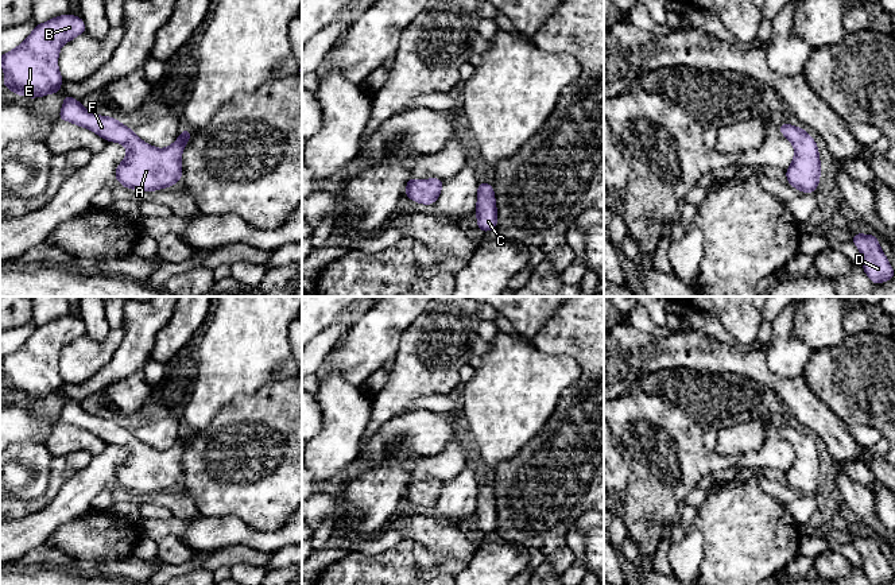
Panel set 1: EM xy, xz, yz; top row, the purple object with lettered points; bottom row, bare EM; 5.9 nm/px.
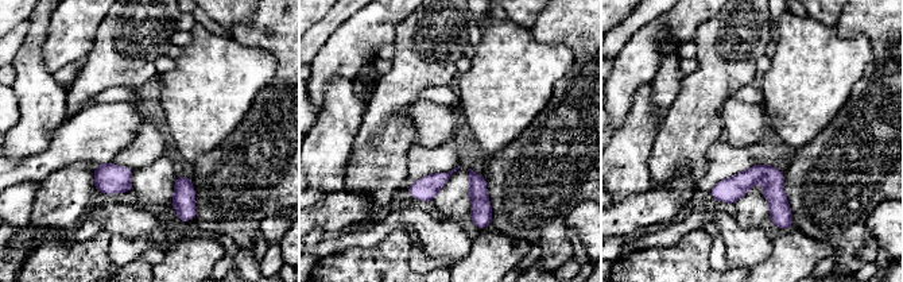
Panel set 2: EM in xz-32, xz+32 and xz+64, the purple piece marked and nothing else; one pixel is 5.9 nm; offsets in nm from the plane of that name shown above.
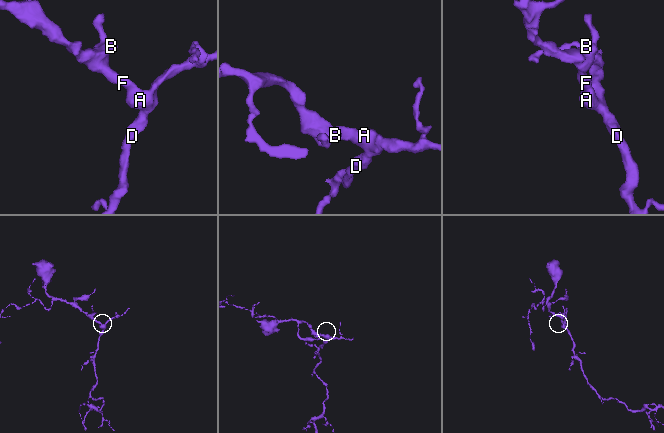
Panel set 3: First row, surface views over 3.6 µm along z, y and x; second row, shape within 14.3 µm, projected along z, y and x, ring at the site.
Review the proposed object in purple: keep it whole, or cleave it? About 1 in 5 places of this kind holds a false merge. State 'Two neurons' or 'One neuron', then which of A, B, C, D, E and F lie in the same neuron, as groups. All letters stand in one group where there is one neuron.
One neuron. Groups: A B C D E F

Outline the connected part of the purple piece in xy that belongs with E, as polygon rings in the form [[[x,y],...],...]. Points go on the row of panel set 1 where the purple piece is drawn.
[[[70,13],[36,24],[18,47],[0,57],[3,86],[28,98],[59,93],[63,82],[58,67],[61,47],[85,32],[82,18]]]

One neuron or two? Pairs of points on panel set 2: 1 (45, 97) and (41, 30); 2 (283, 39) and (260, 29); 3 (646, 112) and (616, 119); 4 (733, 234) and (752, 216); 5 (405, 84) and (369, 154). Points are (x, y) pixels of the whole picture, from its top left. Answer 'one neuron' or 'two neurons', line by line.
1: one neuron
2: one neuron
3: two neurons
4: two neurons
5: one neuron

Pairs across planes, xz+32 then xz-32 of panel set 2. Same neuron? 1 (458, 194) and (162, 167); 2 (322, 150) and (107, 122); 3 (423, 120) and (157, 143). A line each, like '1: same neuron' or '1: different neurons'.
1: same neuron
2: different neurons
3: different neurons

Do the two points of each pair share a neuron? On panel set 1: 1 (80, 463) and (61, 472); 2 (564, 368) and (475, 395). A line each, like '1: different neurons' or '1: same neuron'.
1: same neuron
2: same neuron

